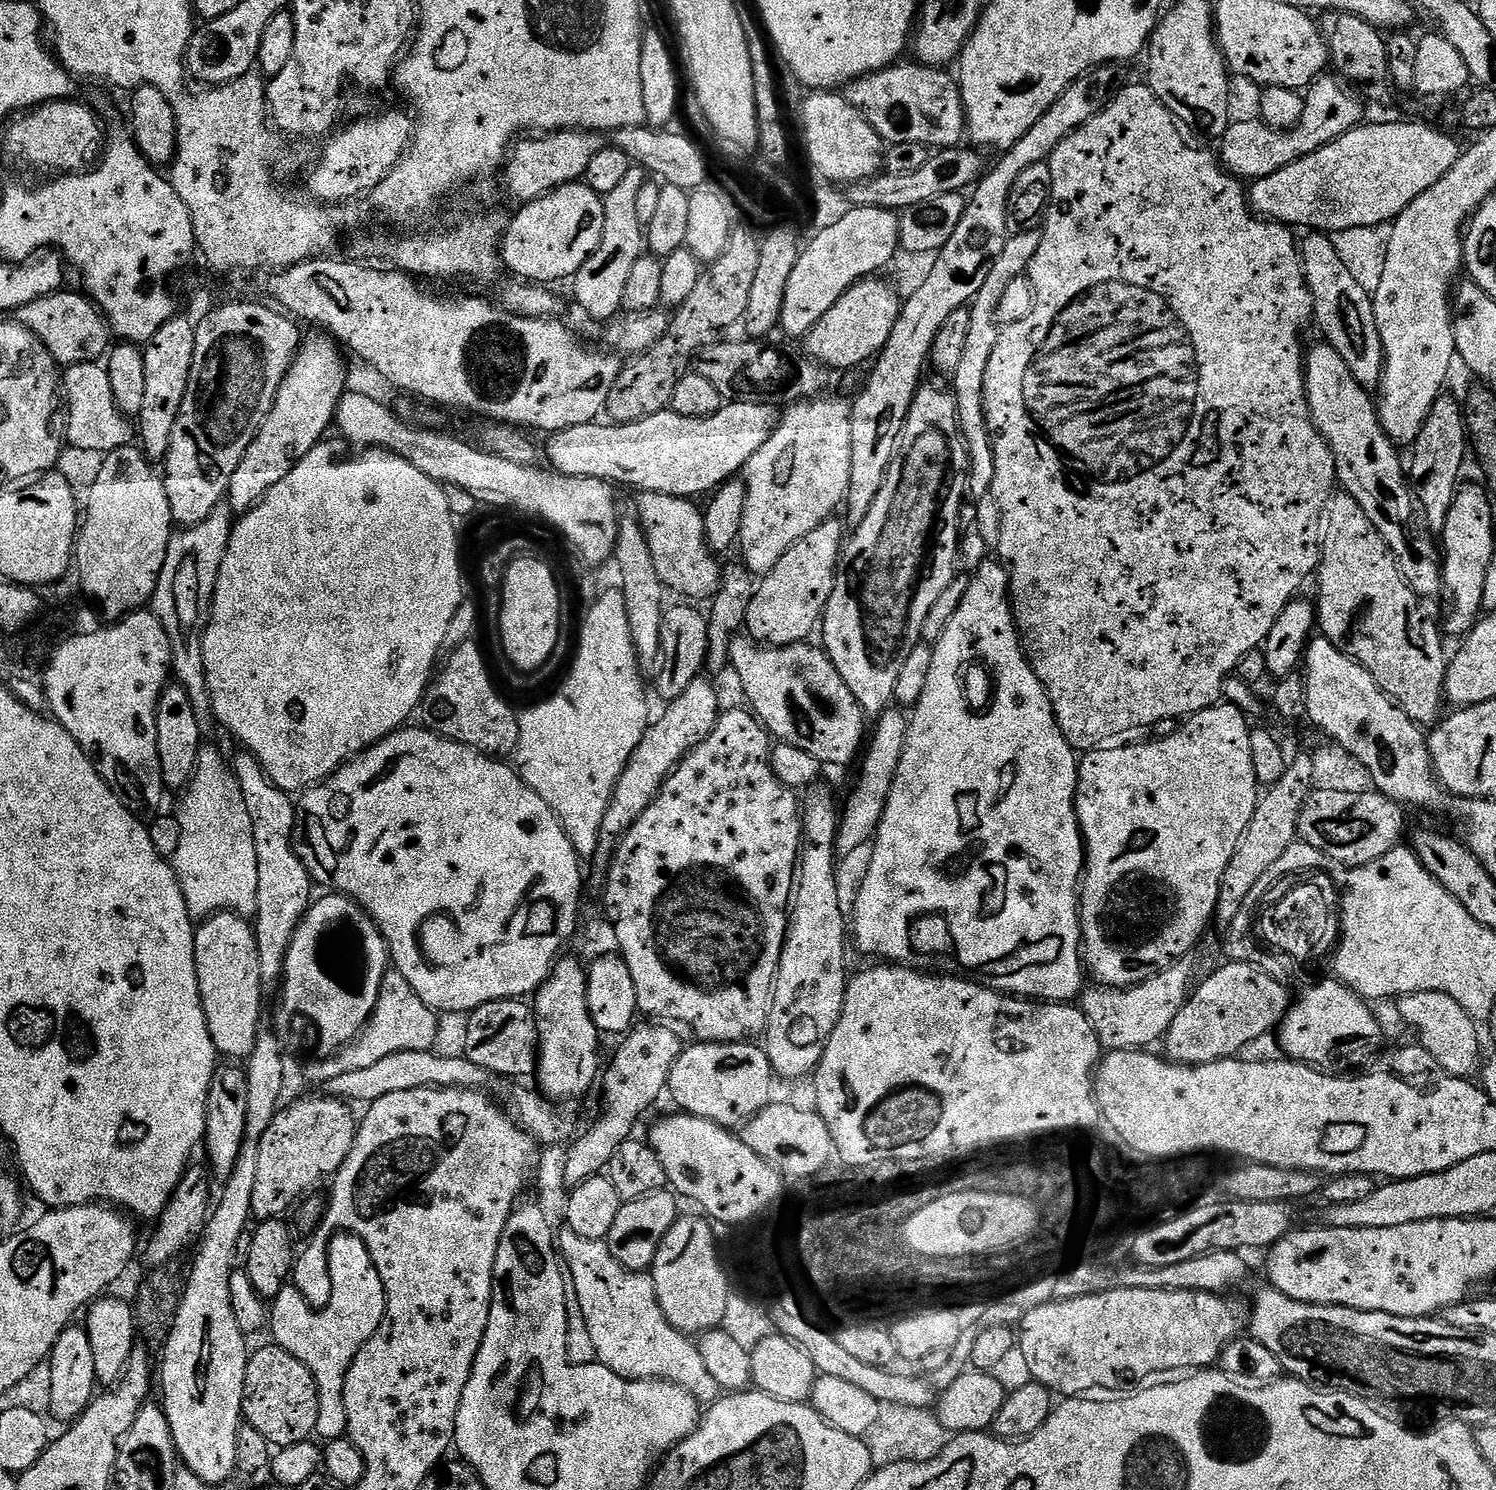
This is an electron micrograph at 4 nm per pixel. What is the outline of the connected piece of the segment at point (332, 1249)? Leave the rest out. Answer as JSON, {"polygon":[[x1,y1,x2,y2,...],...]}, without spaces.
{"polygon":[[351,1234,333,1235,328,1246,328,1269,332,1279,332,1297,328,1299,325,1308,312,1307,294,1286,285,1286,270,1302,271,1339,282,1350,294,1354,294,1358,298,1358,298,1362,302,1362,302,1366,306,1366,306,1370,314,1374,314,1382,318,1386,318,1426,315,1435,321,1436,321,1441,324,1442,342,1440,348,1435,346,1374,364,1343,375,1334,386,1315,384,1283,362,1238]]}

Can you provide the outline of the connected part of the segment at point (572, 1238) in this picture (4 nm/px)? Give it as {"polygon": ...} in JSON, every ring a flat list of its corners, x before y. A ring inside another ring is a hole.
{"polygon":[[566,1226,561,1227,561,1232,560,1229,558,1232,558,1252,562,1263,570,1266,570,1274,574,1274,574,1291,578,1293,578,1306,582,1306,582,1318,586,1318,586,1327,590,1330,590,1338,594,1342,599,1363,628,1380,668,1380,672,1384,682,1386,700,1402,712,1402,717,1399,718,1387,710,1370,706,1370,706,1362,702,1362,699,1347,693,1341,691,1344,688,1341,691,1339,668,1321,658,1302,658,1294,648,1272,631,1272,618,1262,618,1258,614,1258,605,1241,582,1238,582,1234,574,1234,574,1230]]}

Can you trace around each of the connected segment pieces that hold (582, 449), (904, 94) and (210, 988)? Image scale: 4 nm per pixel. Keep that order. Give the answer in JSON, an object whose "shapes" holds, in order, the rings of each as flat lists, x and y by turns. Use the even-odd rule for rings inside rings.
{"shapes":[[[739,399,725,403,724,407,718,410,718,414,710,414,710,418,682,418,682,414,669,410,629,424,593,422,570,426,547,437,548,460,552,463,549,465,562,476,580,476,583,480,598,478,616,486,629,484,632,488,640,488,641,493,661,492,667,496,697,498,696,496,702,495,703,492,716,492,721,485,743,473,750,458,758,454,760,447,776,429,778,412,776,416,772,407,768,402]],[[897,62,891,68,853,80,846,88,848,103,864,115,889,145,920,143,932,150,957,147,966,136,964,103,957,77,927,64,904,63]],[[218,912,203,921,196,928,196,973,206,1026,217,1053,243,1061,254,1050,257,1028,262,1024,259,956,253,925,234,912]]]}

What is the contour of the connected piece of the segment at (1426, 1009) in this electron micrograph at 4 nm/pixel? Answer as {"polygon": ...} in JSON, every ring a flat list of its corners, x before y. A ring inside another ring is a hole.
{"polygon":[[1415,992,1412,996,1405,996,1399,1001,1400,1016,1416,1028,1420,1035,1419,1047,1427,1050,1430,1055,1452,1076,1471,1077,1472,1070,1477,1069,1480,1056,1480,1032,1477,1021,1470,1018,1454,998,1441,992],[1476,1059,1477,1064,1476,1064]]}

